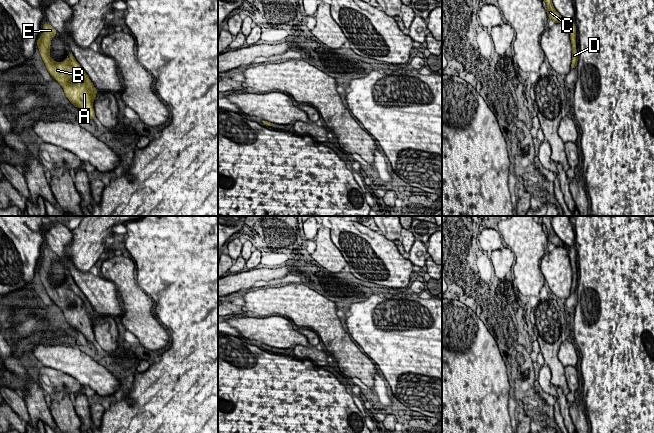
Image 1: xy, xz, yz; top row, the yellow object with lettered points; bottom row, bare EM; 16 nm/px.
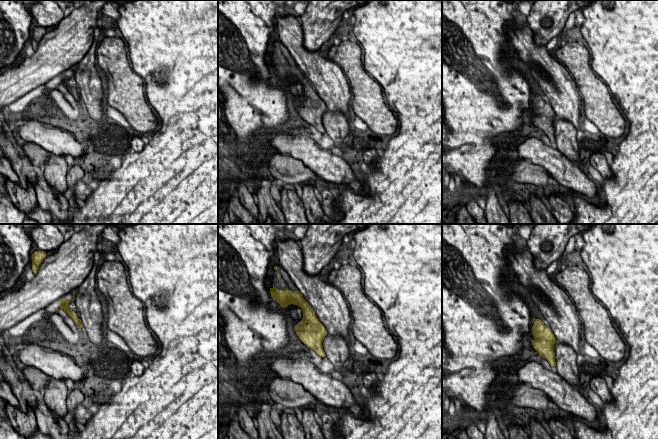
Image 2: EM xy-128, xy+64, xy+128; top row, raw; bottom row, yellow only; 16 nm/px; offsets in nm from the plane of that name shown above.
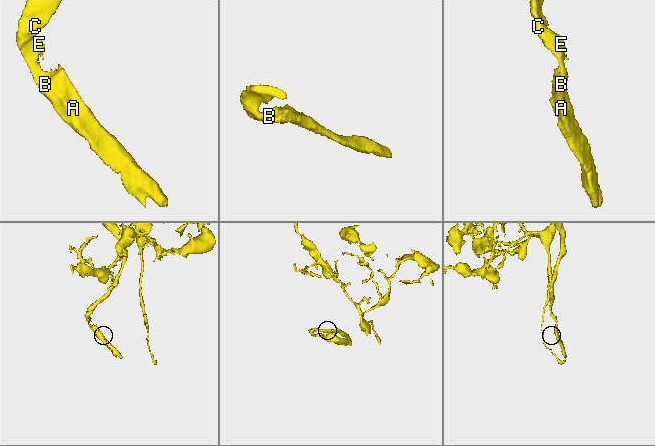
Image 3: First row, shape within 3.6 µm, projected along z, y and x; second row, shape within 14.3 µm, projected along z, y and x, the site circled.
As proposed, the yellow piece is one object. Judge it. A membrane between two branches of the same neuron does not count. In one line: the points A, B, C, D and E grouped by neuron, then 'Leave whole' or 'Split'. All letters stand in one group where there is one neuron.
Groups: A B C D E. Leave whole

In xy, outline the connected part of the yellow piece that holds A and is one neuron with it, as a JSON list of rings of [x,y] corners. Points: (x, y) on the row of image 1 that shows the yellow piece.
[[[43,24],[43,33],[37,39],[38,49],[50,75],[62,86],[66,97],[74,107],[78,107],[93,120],[95,111],[93,102],[97,91],[80,64],[71,52],[71,61],[67,58],[62,62],[55,62],[50,57],[49,47],[57,31],[49,24]]]

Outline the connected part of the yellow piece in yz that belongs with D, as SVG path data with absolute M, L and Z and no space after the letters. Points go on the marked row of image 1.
M544 0L547 4L547 15L550 19L552 19L555 23L563 23L568 28L570 34L570 40L572 44L572 64L571 68L576 68L578 56L576 49L576 25L574 23L567 23L565 19L556 11L552 4L552 0Z

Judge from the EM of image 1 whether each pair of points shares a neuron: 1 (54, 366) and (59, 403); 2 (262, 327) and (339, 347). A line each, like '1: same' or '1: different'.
1: different
2: different

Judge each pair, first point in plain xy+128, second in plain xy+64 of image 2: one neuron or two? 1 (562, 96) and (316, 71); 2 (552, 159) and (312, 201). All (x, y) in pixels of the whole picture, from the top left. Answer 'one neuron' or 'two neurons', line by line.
1: one neuron
2: two neurons

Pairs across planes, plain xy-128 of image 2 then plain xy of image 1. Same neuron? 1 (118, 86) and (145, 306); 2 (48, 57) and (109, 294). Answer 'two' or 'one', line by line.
1: one
2: two

